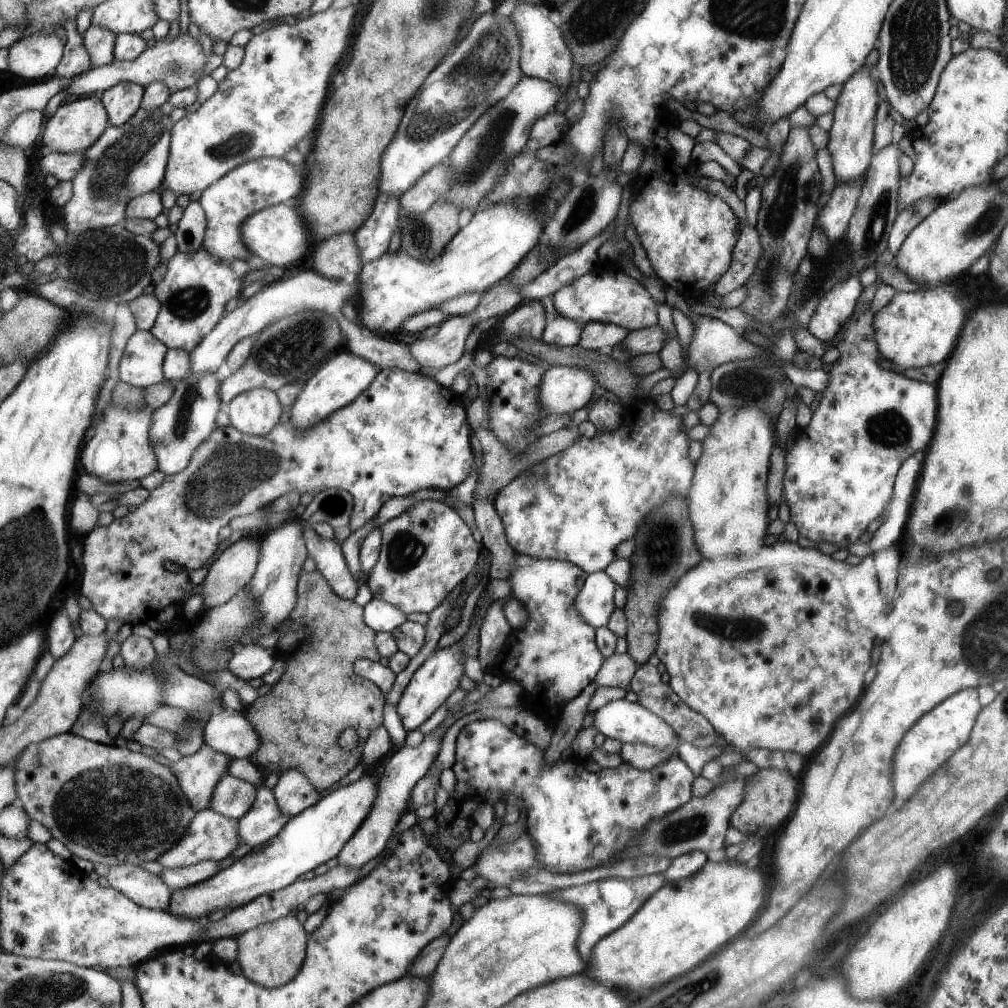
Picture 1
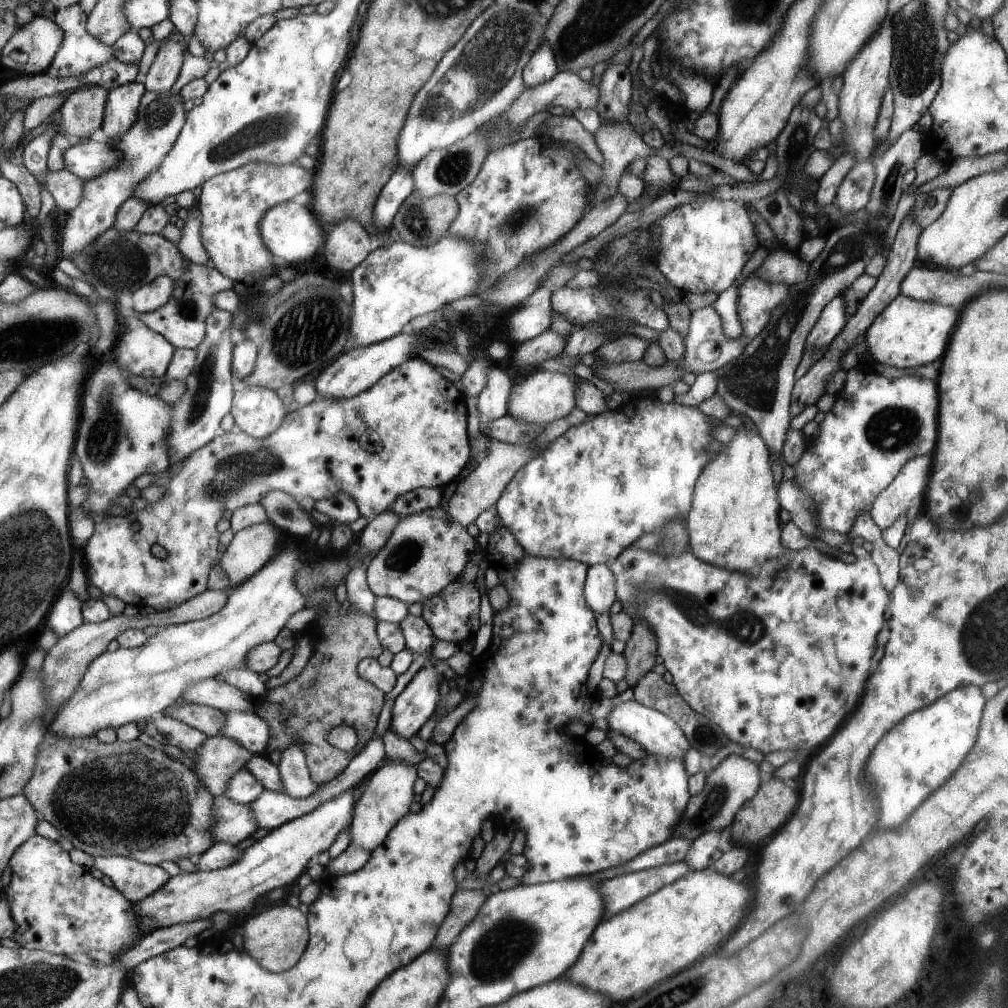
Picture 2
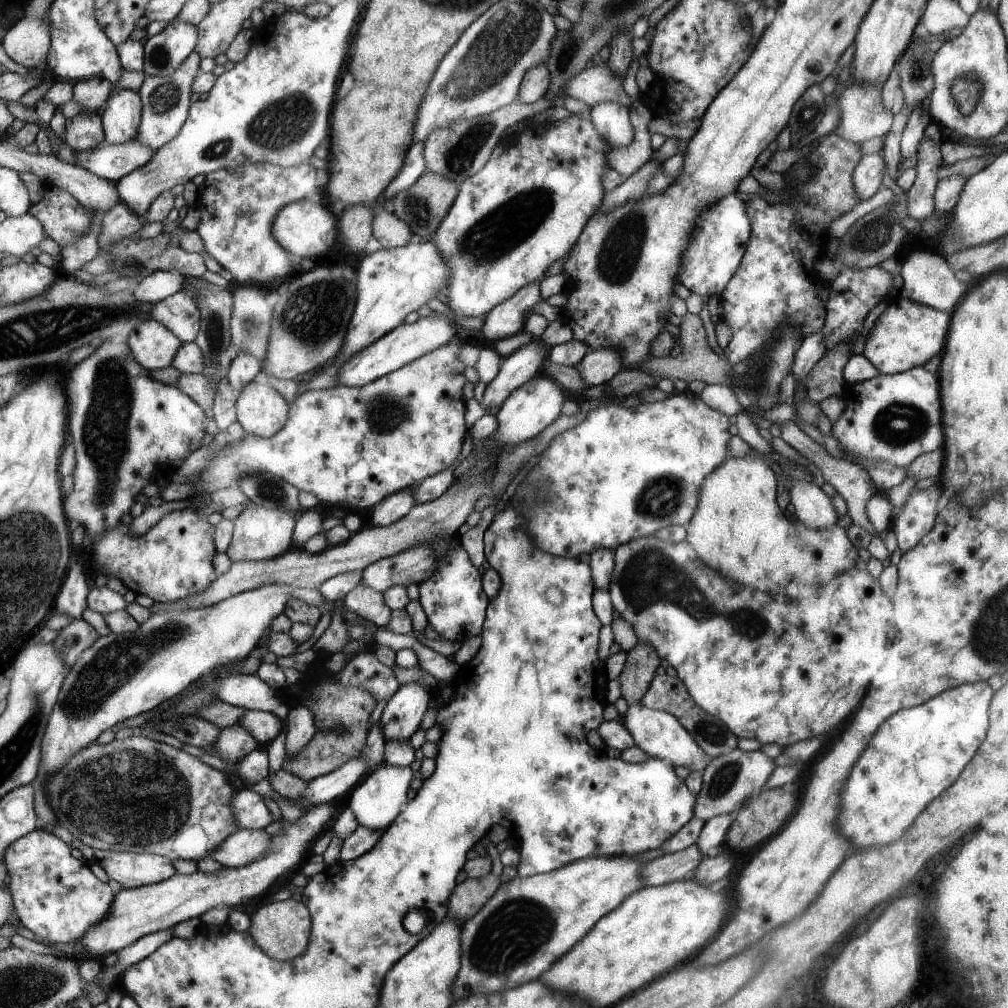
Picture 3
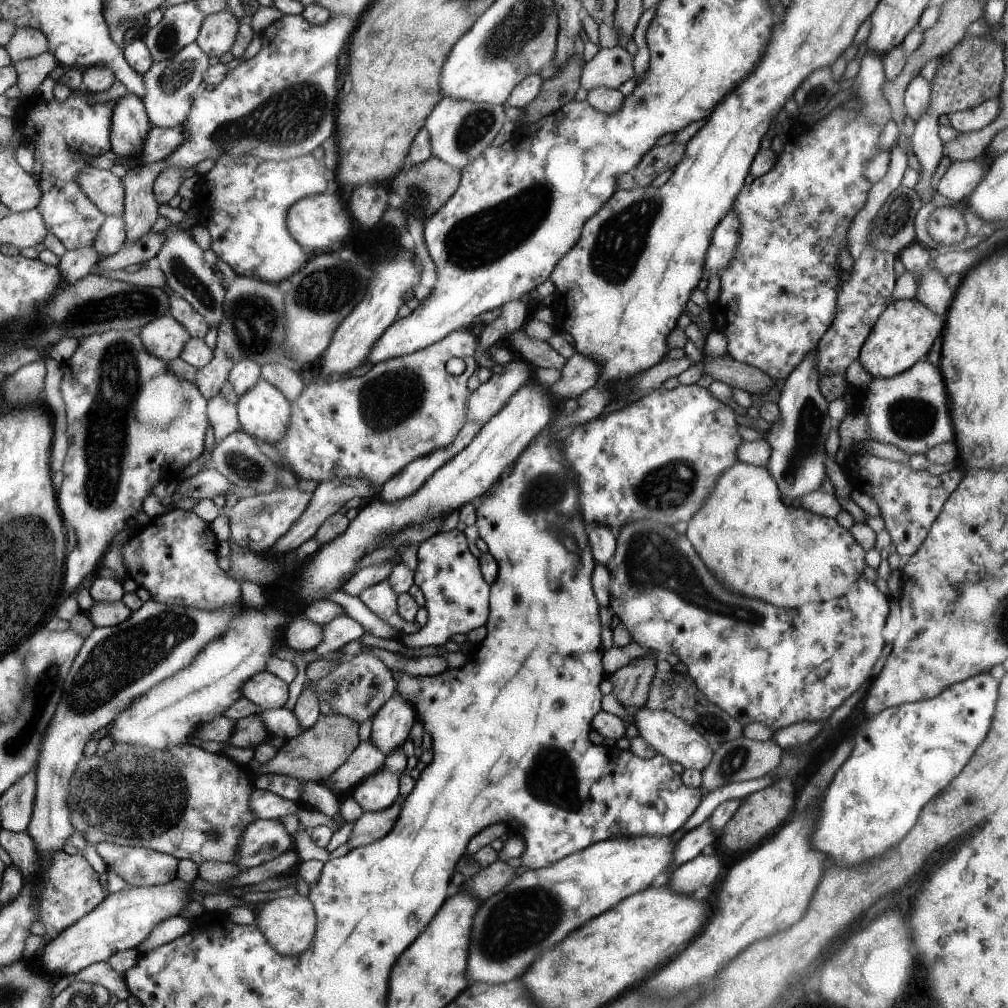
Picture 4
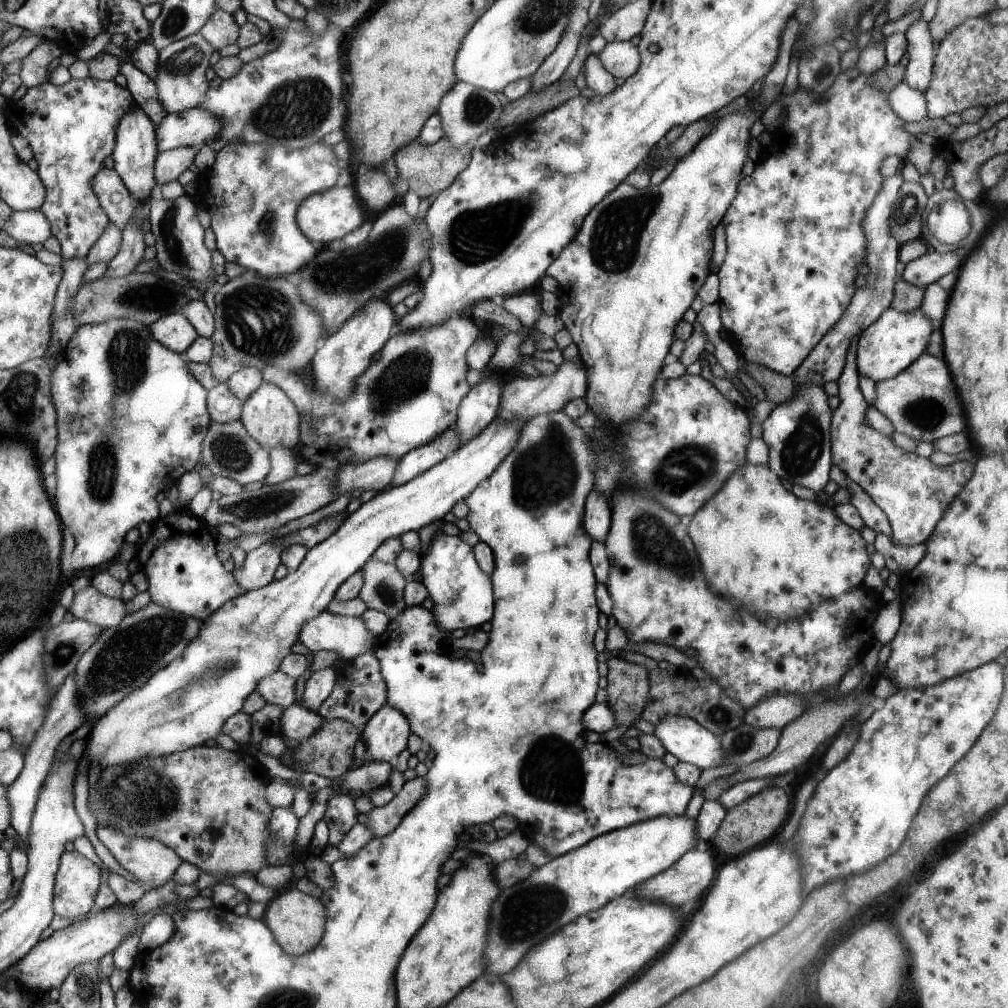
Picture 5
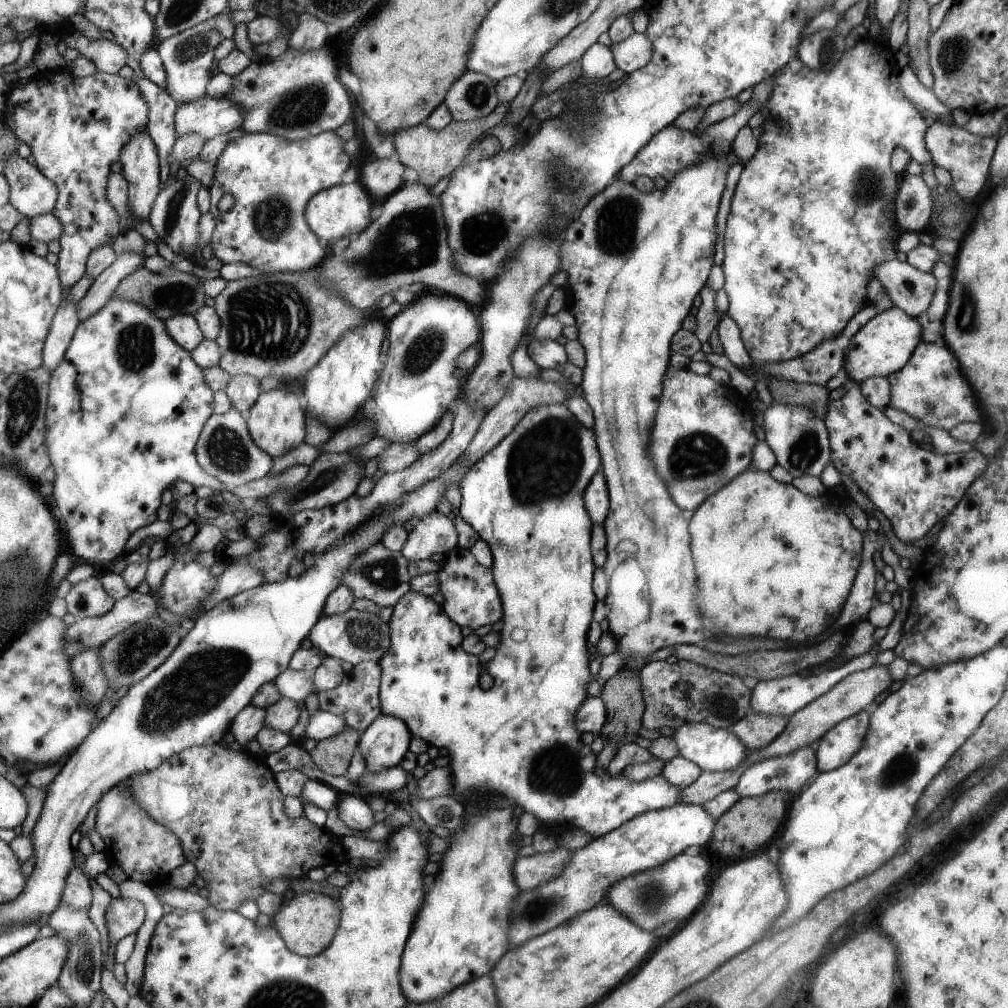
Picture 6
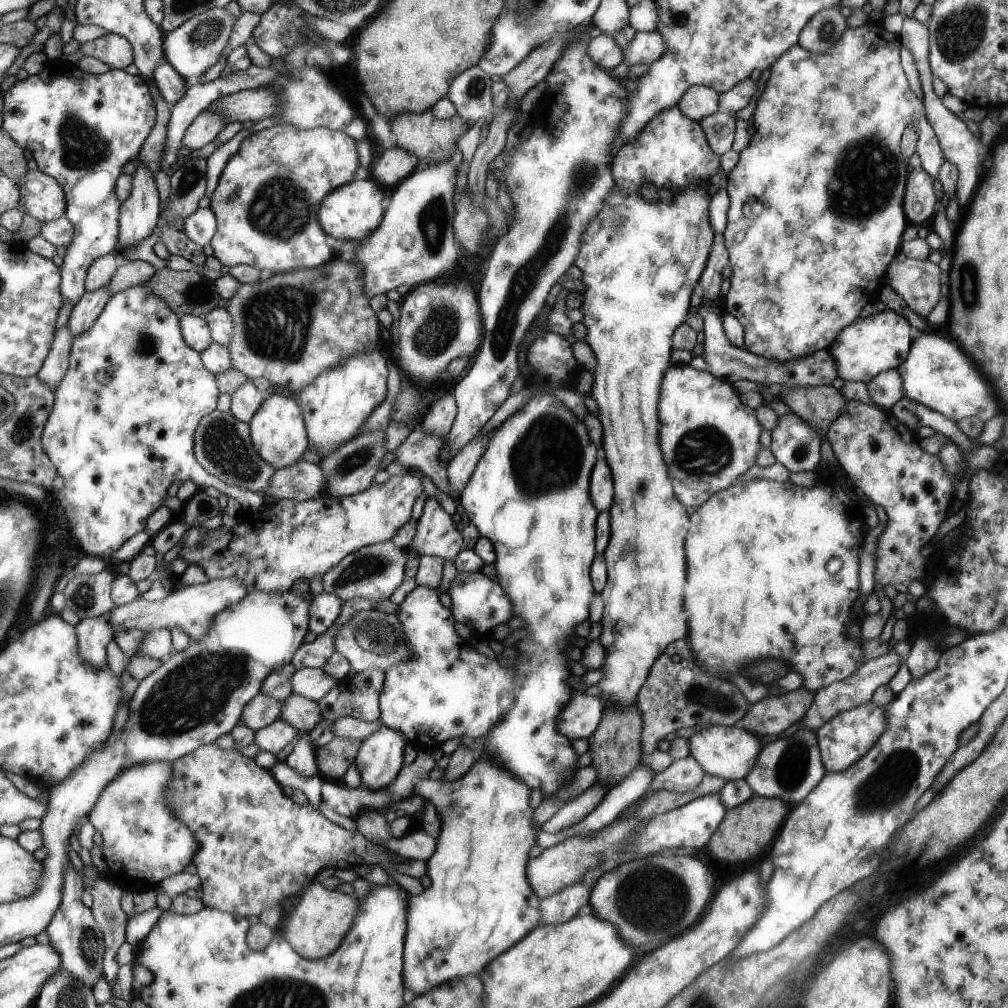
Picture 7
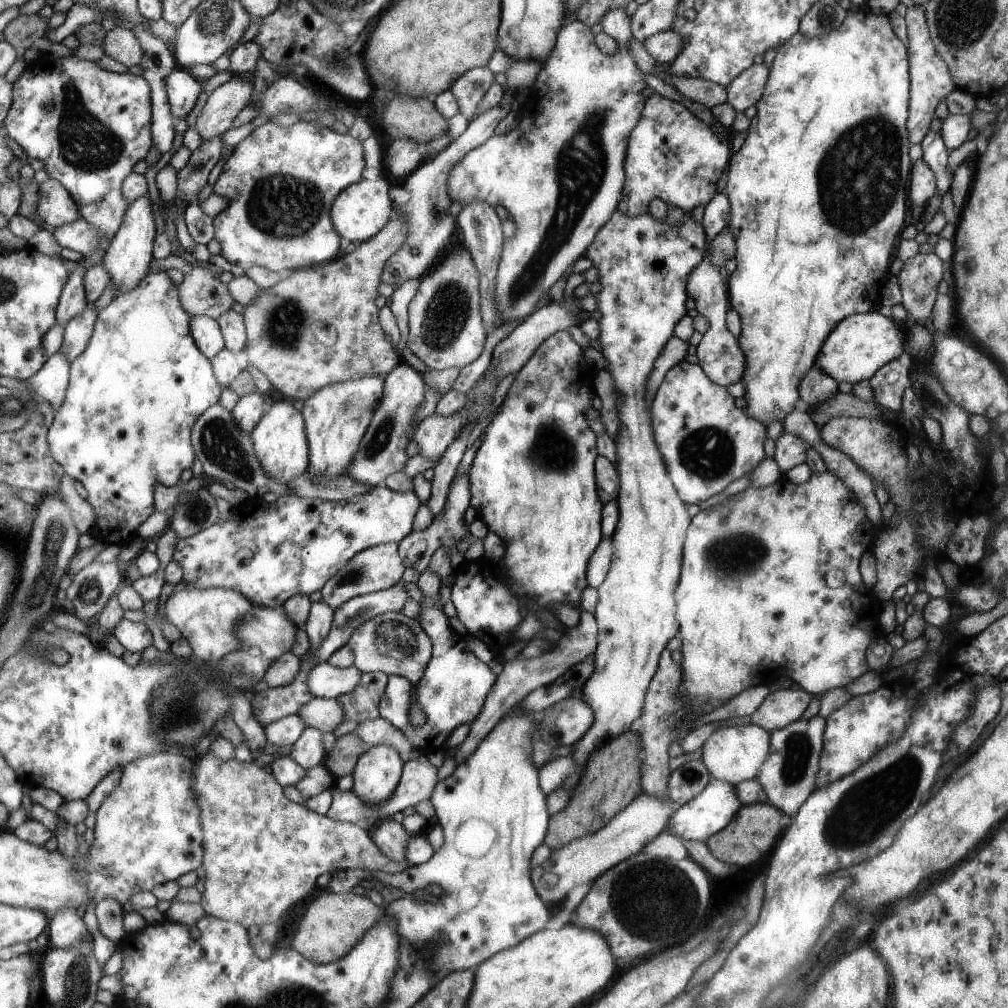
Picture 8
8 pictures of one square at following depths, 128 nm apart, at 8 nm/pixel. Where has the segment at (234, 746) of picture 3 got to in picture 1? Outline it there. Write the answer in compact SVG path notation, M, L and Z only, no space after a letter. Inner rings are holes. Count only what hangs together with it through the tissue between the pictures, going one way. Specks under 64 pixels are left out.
M204 742L200 750L172 762L169 767L172 769L174 776L177 776L177 779L180 781L181 789L188 797L189 804L193 805L198 811L201 811L210 807L215 786L219 784L224 775L229 774L229 766L233 760L230 755L214 750L209 744Z

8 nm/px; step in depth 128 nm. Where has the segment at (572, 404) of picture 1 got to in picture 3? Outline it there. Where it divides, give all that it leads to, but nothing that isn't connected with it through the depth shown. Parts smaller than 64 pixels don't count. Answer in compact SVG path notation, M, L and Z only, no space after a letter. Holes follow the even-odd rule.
M534 375L528 382L513 390L512 394L501 404L495 414L499 429L493 434L493 440L502 445L502 449L507 450L511 446L536 437L561 415L560 411L564 402L564 394L557 381L552 377Z

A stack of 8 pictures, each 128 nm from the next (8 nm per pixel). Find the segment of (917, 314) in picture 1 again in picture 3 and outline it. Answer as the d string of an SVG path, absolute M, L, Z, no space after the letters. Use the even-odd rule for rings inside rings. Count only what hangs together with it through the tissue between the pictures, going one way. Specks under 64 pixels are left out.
M901 297L888 302L884 313L868 332L862 355L866 356L881 375L899 374L910 368L924 365L936 352L943 352L952 314L938 311Z

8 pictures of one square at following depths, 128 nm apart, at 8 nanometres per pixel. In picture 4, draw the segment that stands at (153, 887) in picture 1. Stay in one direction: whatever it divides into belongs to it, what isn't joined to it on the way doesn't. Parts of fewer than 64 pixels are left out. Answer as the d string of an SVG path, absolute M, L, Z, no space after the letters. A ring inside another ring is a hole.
M110 842L97 845L97 852L107 866L134 887L159 886L177 879L179 860L148 848L120 846Z

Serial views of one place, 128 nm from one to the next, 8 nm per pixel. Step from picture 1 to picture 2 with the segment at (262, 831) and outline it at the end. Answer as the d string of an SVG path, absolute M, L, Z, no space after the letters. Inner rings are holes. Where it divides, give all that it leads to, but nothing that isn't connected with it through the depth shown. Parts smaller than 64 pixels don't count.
M374 736L369 740L369 743L366 744L364 750L362 750L352 760L352 762L350 762L349 766L346 767L340 775L327 780L325 783L318 784L318 788L316 788L312 794L309 794L304 798L291 797L289 794L284 792L279 793L265 789L256 800L253 800L251 804L251 811L255 816L254 820L257 822L257 830L260 828L264 828L264 830L266 830L266 828L268 828L268 830L278 828L281 824L284 824L289 820L294 820L296 817L302 816L303 814L314 810L317 806L320 806L322 803L337 797L339 794L342 794L347 790L359 790L360 782L367 778L371 772L374 772L378 767L380 767L385 760L386 756L383 737Z

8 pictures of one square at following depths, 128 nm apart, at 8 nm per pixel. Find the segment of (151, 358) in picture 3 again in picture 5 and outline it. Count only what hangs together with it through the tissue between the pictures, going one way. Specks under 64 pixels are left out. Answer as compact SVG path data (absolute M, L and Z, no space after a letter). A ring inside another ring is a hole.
M181 312L163 316L149 327L154 340L177 353L188 350L200 336L194 325L190 324Z

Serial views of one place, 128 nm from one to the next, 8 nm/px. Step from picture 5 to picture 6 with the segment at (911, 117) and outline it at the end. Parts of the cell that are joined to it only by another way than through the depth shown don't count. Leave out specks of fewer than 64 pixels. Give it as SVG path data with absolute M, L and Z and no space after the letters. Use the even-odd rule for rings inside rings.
M910 65L905 66L900 78L901 91L915 104L915 107L922 113L922 110L929 110L937 115L951 113L951 108L939 101L932 89L927 89L915 75Z

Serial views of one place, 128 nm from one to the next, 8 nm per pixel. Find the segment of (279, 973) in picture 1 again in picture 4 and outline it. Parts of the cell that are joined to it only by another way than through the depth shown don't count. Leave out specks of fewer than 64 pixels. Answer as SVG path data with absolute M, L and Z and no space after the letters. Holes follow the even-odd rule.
M288 896L264 903L255 909L256 928L265 934L266 940L282 956L297 956L309 951L317 933L316 906L306 896Z

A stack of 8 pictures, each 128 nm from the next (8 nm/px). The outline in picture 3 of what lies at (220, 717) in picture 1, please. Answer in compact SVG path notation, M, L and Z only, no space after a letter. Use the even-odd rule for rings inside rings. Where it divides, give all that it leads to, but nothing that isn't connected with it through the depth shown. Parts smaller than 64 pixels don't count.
M246 711L239 722L258 742L260 747L267 747L282 731L285 724L276 714L266 711Z

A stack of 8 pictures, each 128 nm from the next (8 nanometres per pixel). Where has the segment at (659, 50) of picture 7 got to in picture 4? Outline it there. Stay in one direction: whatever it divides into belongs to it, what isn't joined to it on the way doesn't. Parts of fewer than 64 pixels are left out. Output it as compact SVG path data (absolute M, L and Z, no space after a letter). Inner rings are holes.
M623 46L601 48L590 62L585 63L581 74L581 86L589 92L604 86L612 90L635 77L634 56Z

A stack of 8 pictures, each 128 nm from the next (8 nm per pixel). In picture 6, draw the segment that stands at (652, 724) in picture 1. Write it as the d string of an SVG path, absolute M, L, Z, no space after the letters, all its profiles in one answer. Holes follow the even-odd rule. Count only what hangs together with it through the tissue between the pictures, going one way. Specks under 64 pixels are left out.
M684 723L673 728L680 759L692 762L701 773L705 771L733 771L749 758L746 745L729 729L717 729L708 723Z

